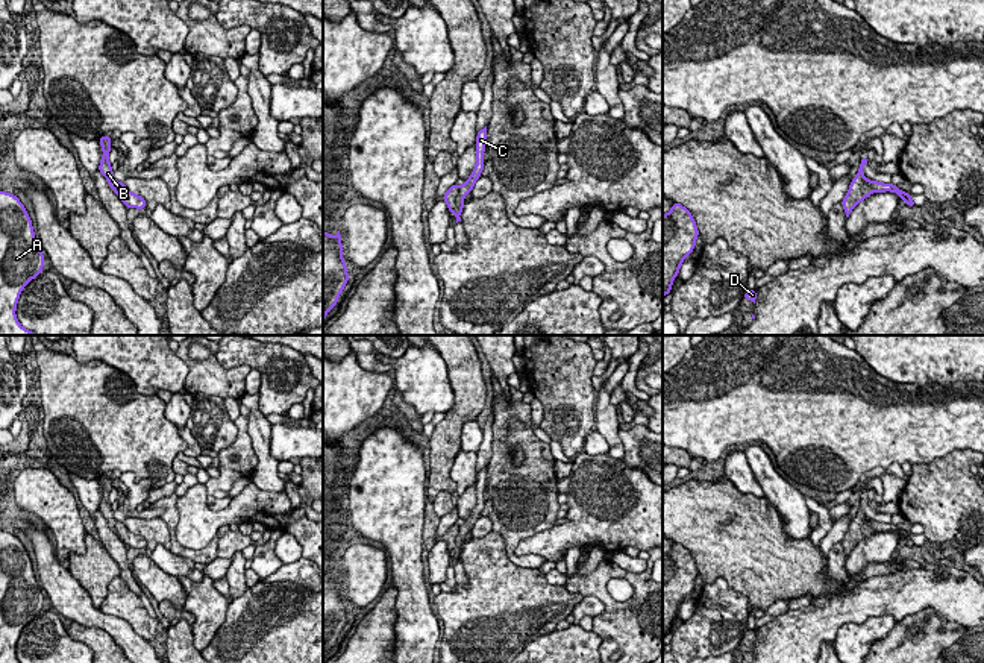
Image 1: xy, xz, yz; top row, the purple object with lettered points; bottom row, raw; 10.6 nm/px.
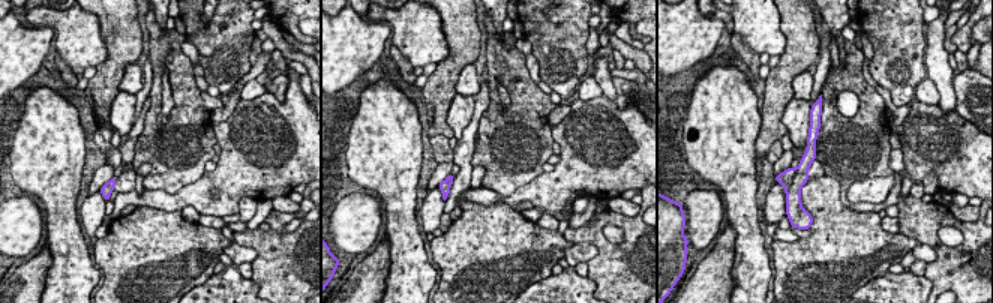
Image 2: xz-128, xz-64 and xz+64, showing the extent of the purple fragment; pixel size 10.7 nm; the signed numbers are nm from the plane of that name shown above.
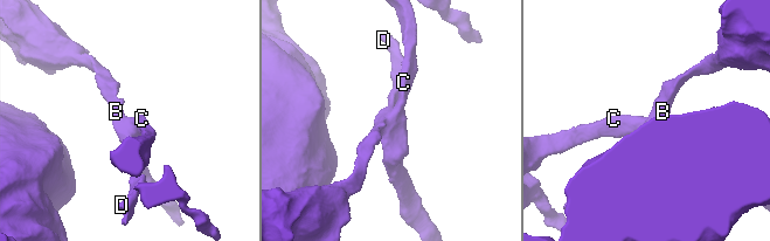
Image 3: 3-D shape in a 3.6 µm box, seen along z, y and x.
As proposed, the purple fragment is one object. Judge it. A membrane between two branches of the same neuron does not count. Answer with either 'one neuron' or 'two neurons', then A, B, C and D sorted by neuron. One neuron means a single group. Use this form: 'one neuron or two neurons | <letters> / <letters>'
two neurons | A C / B D

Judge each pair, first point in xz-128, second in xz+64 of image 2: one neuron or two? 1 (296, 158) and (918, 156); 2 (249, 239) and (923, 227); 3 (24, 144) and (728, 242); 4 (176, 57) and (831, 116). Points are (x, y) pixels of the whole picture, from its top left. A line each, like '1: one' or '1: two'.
1: one
2: one
3: two
4: one

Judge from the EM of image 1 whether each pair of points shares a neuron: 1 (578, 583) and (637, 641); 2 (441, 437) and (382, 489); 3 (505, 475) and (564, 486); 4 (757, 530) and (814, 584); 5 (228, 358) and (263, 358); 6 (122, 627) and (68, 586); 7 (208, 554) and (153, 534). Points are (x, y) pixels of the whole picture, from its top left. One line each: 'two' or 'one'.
1: one
2: two
3: two
4: one
5: one
6: one
7: two

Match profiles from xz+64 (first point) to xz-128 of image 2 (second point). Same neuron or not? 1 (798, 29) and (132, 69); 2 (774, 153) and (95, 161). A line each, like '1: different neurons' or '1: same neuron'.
1: different neurons
2: different neurons

